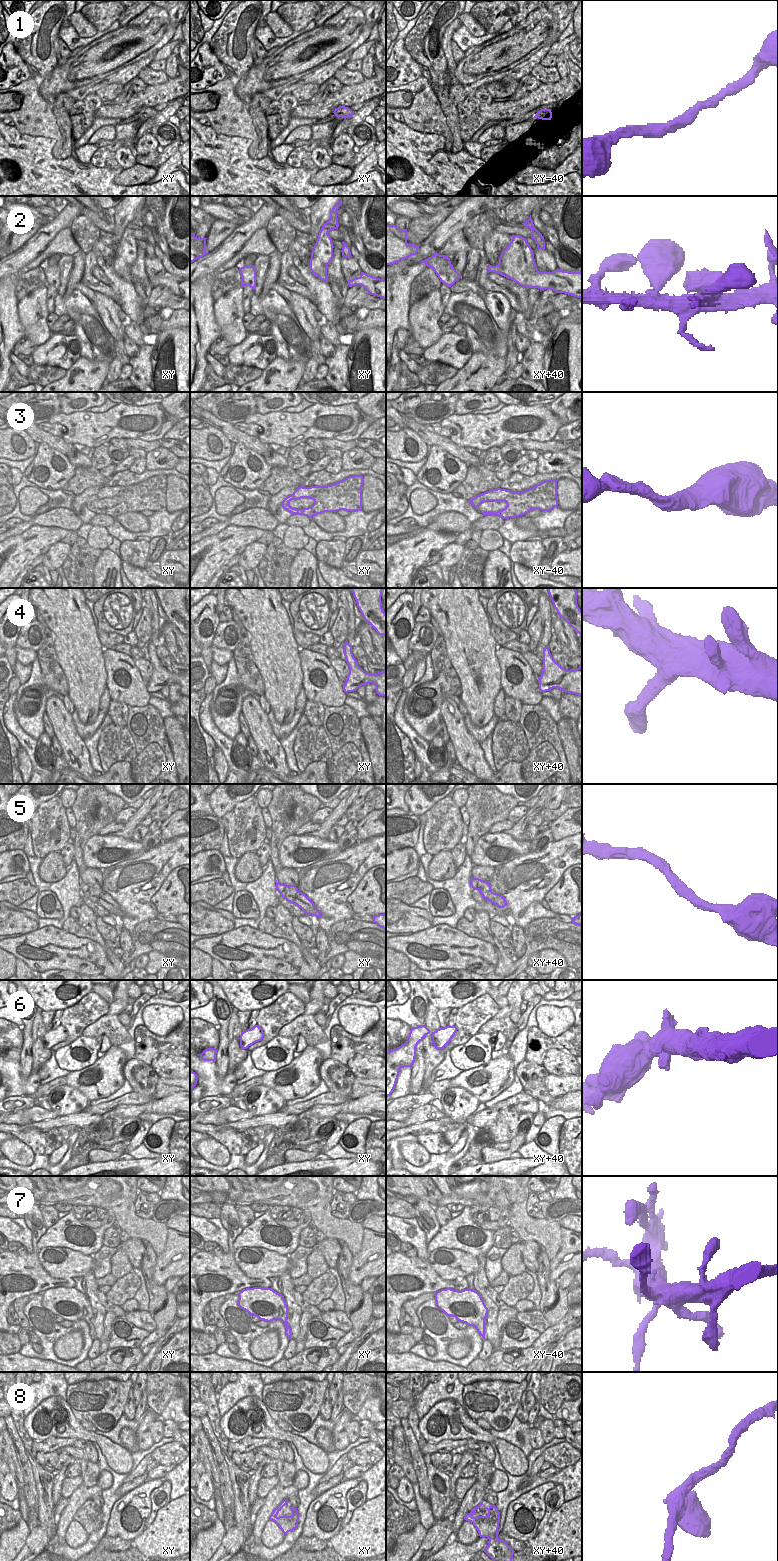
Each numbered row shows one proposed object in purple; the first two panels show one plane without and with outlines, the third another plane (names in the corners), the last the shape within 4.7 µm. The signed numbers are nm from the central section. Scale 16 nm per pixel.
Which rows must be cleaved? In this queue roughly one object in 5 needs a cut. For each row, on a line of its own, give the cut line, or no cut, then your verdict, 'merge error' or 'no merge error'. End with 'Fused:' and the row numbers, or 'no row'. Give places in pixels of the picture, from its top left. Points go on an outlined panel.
1: no cut | no merge error
2: no cut | no merge error
3: no cut | no merge error
4: no cut | no merge error
5: no cut | no merge error
6: no cut | no merge error
7: no cut | no merge error
8: xy (276, 1514), (269, 1518) | merge error
Fused: 8

